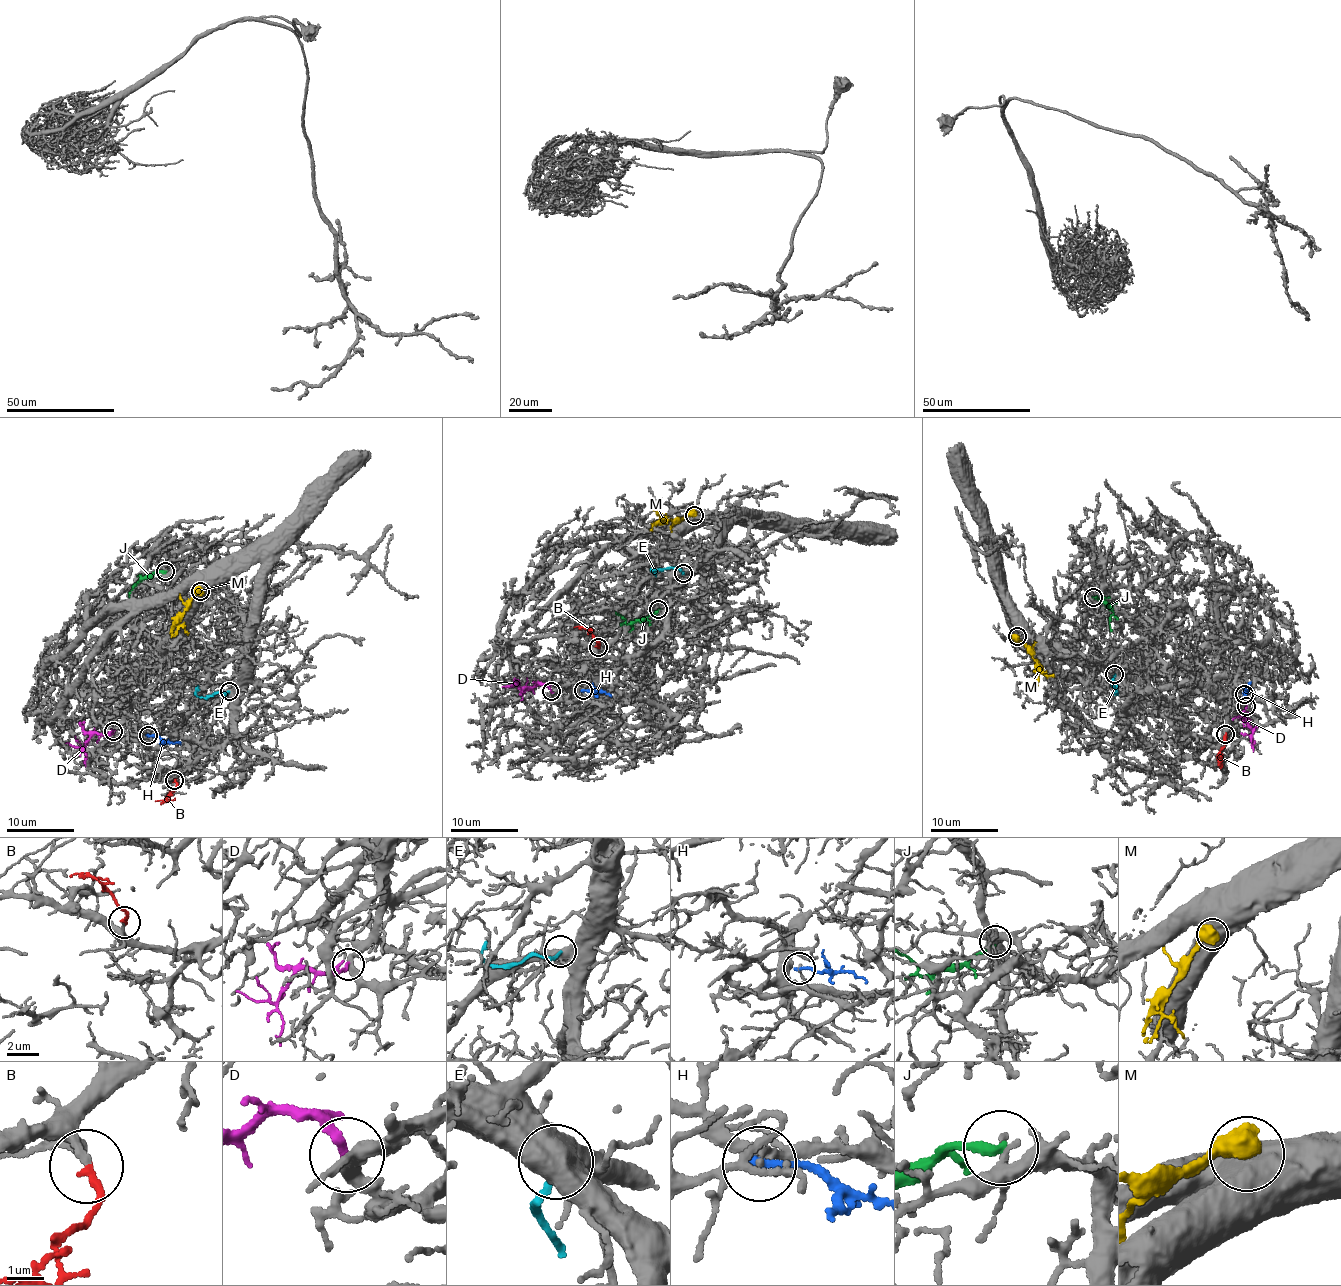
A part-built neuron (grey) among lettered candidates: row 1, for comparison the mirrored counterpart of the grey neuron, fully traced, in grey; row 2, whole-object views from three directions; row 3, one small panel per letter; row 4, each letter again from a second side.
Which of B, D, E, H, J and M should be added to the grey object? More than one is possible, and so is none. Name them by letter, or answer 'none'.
B, D

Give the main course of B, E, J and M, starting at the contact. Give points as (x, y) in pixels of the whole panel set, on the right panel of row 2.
B: (1226, 735), (1219, 757), (1220, 768)
E: (1115, 674), (1111, 681), (1117, 694), (1117, 683)
J: (1092, 597), (1097, 596), (1113, 612), (1109, 622), (1111, 631)
M: (1017, 637), (1037, 663), (1036, 688)

